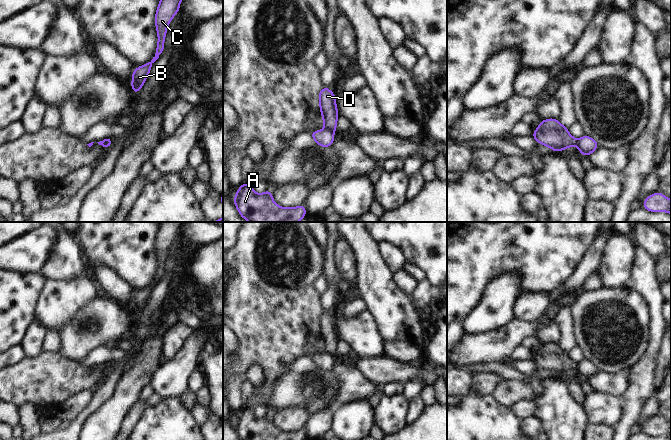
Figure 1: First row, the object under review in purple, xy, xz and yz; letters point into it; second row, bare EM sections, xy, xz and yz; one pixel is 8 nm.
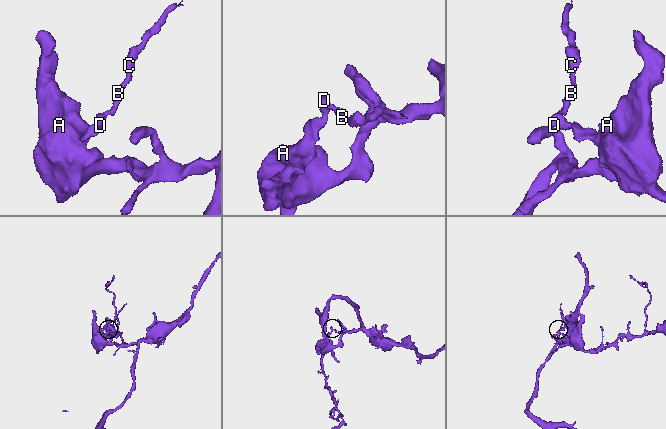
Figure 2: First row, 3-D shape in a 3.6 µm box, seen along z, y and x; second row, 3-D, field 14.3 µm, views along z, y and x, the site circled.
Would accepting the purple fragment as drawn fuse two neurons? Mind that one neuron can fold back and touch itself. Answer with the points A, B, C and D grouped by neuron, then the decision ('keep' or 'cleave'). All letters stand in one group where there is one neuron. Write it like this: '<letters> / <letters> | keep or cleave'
A / B C D | cleave

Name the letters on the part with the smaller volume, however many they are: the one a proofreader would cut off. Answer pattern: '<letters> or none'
B, C, D

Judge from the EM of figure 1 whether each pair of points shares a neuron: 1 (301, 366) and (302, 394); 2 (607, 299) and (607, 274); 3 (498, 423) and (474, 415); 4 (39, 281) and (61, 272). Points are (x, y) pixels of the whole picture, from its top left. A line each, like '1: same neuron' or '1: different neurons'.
1: same neuron
2: different neurons
3: same neuron
4: different neurons

